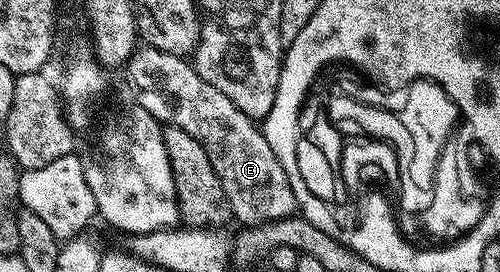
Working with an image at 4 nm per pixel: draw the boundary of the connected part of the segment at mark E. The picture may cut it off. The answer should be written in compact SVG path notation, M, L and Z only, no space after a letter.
M143 45L131 54L125 72L142 109L164 126L176 125L181 131L189 131L189 135L205 147L205 155L209 155L209 163L213 163L221 187L225 187L232 218L239 220L240 226L264 225L296 216L293 187L289 187L285 167L281 167L273 155L262 128L237 108L229 95L221 95L213 83L205 83L188 58Z

